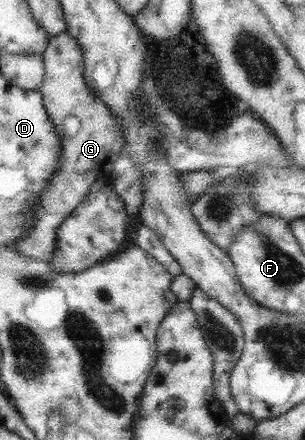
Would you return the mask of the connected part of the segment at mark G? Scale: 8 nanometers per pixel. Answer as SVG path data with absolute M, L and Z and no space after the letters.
M64 31L52 35L44 57L44 80L39 88L42 100L52 124L60 133L62 154L58 172L48 180L48 186L40 200L34 204L34 220L28 236L16 240L17 252L42 261L52 261L56 250L56 227L84 200L90 187L99 178L109 178L114 162L120 157L124 146L124 129L112 115L112 109L100 101L84 79L84 52L78 41Z

